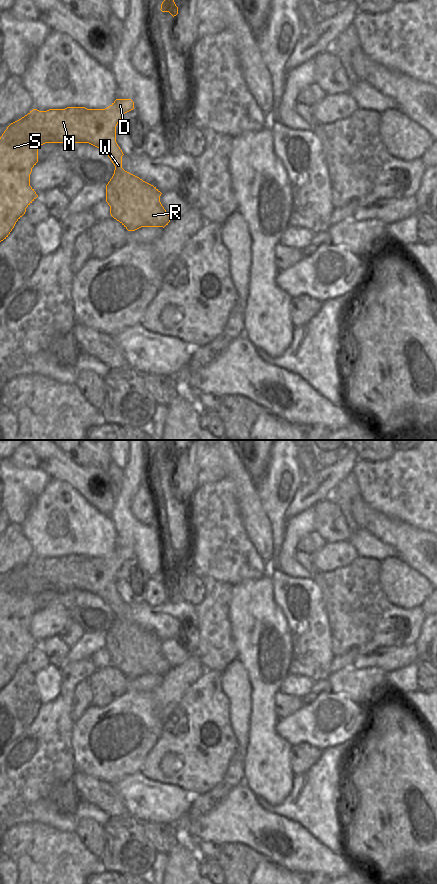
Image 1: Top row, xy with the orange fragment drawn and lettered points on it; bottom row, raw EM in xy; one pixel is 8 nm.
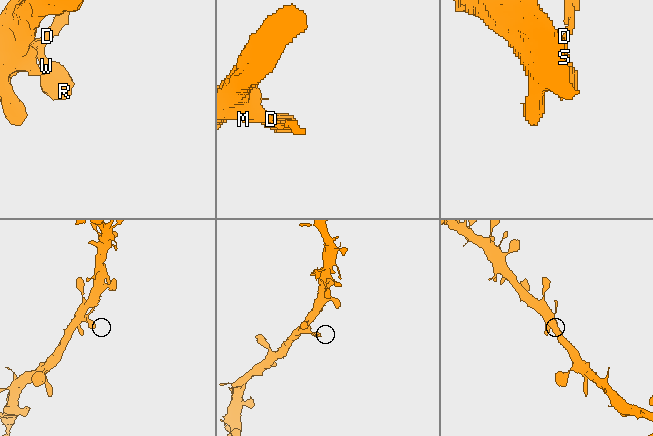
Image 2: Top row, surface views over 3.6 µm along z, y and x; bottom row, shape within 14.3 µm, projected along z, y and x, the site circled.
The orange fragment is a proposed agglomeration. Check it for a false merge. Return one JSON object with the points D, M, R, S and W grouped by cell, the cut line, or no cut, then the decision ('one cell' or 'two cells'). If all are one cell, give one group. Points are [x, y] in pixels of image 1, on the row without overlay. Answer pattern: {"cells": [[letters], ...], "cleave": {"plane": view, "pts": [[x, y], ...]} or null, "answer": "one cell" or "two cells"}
{"cells": [["D", "M", "R", "S", "W"]], "cleave": null, "answer": "one cell"}

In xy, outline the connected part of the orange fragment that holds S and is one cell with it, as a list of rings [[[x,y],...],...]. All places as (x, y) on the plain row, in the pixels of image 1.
[[[116,547],[105,557],[87,557],[85,555],[67,555],[39,559],[33,557],[21,567],[11,571],[0,585],[0,690],[8,685],[16,670],[25,662],[26,656],[38,645],[30,634],[32,616],[38,610],[38,596],[45,591],[89,591],[101,597],[115,614],[114,622],[106,633],[106,650],[110,654],[111,664],[119,669],[128,679],[141,675],[165,675],[170,664],[160,650],[161,640],[153,633],[122,616],[124,603],[116,590],[116,574],[122,564],[134,557],[131,547]]]

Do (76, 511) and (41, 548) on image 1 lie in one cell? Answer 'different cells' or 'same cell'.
same cell

